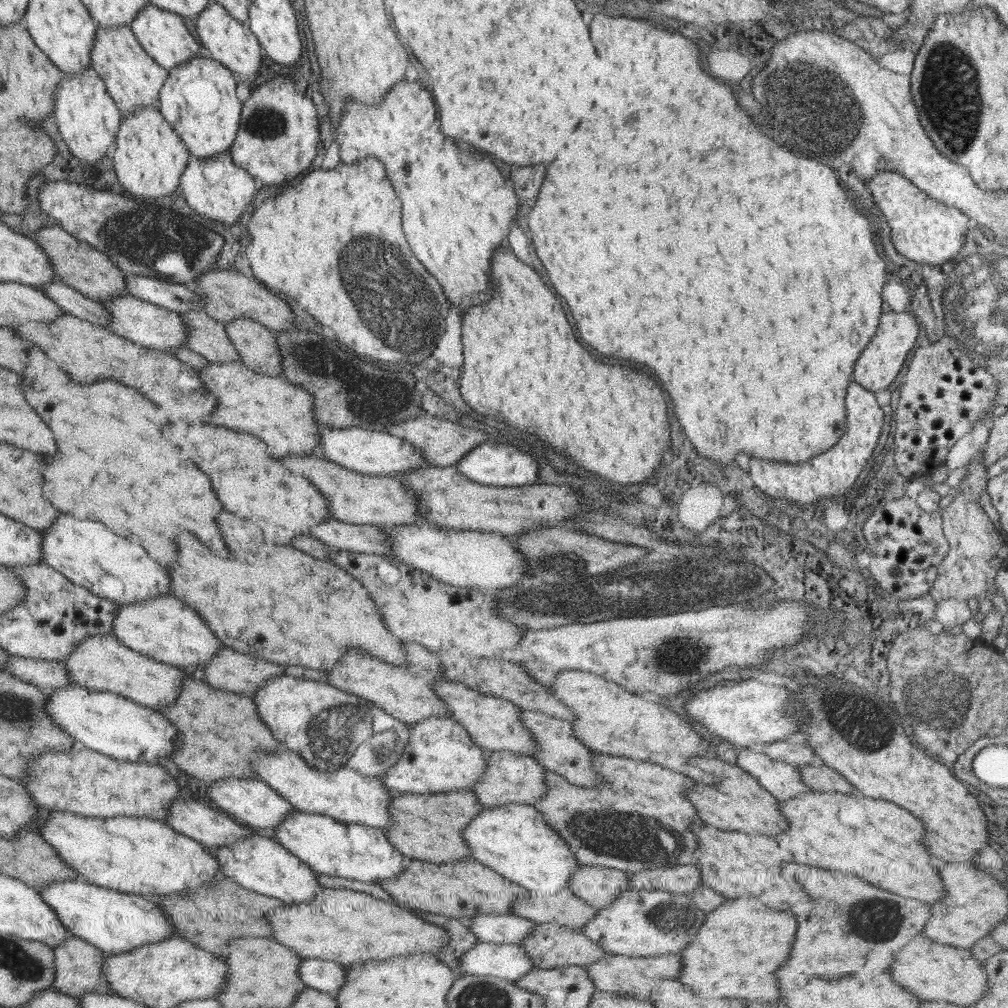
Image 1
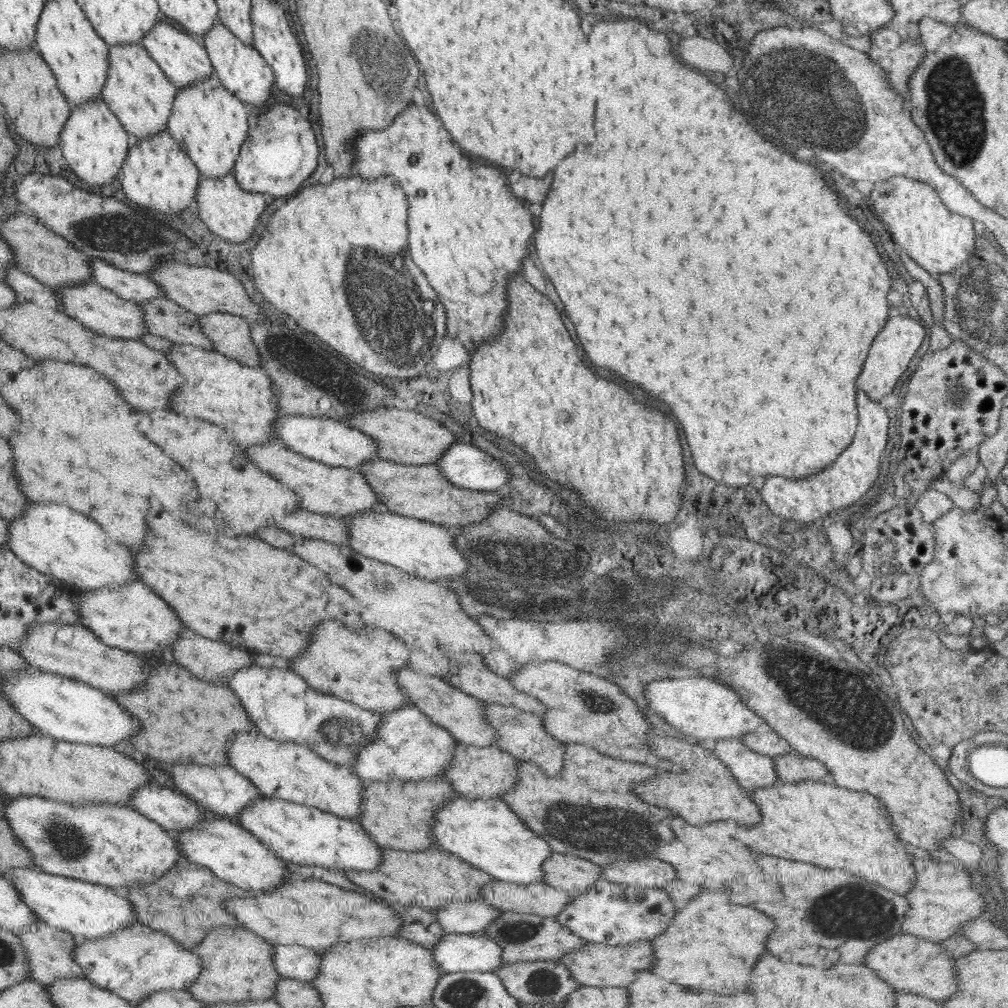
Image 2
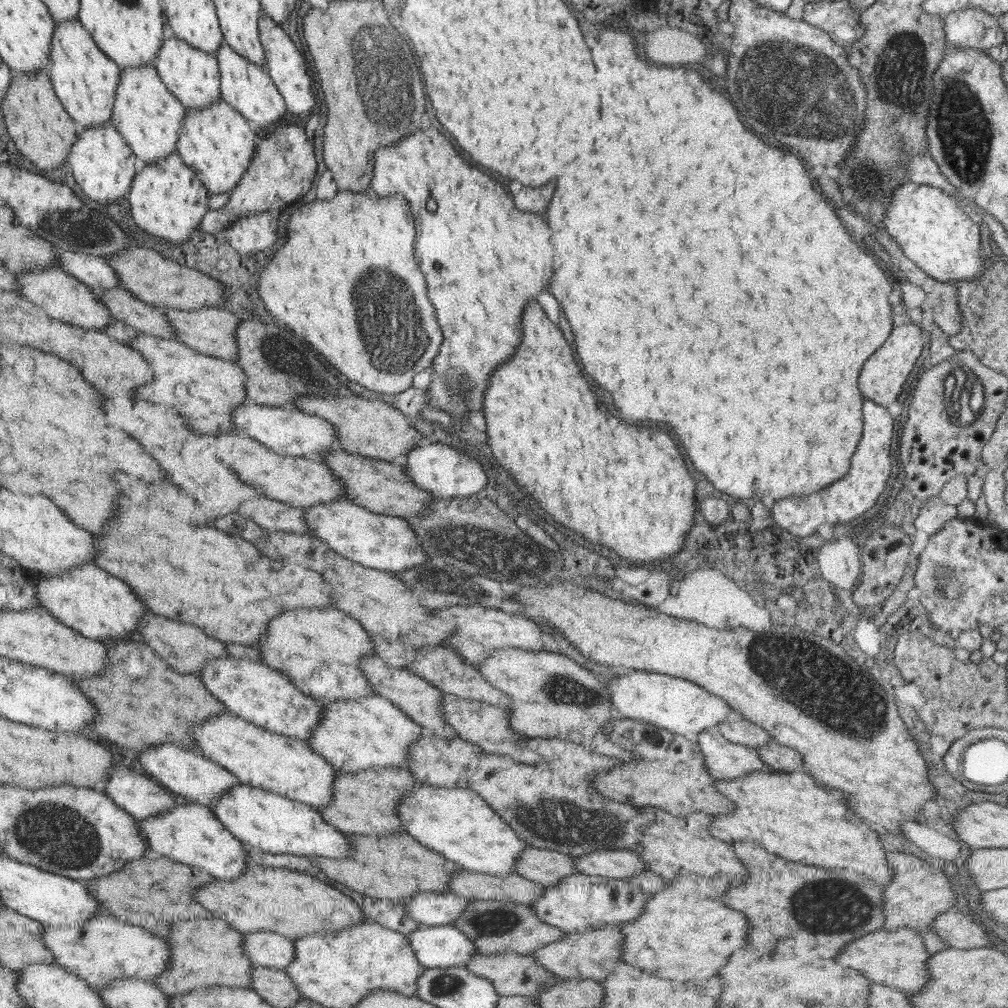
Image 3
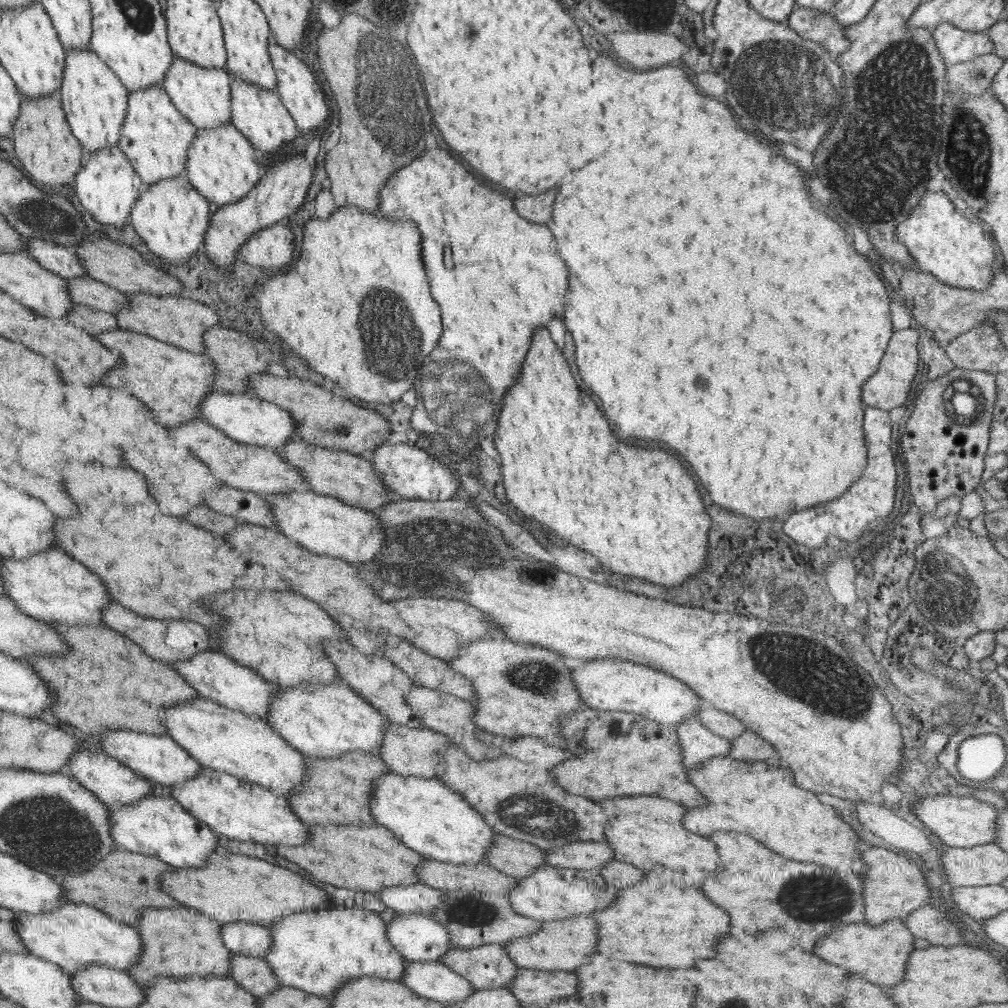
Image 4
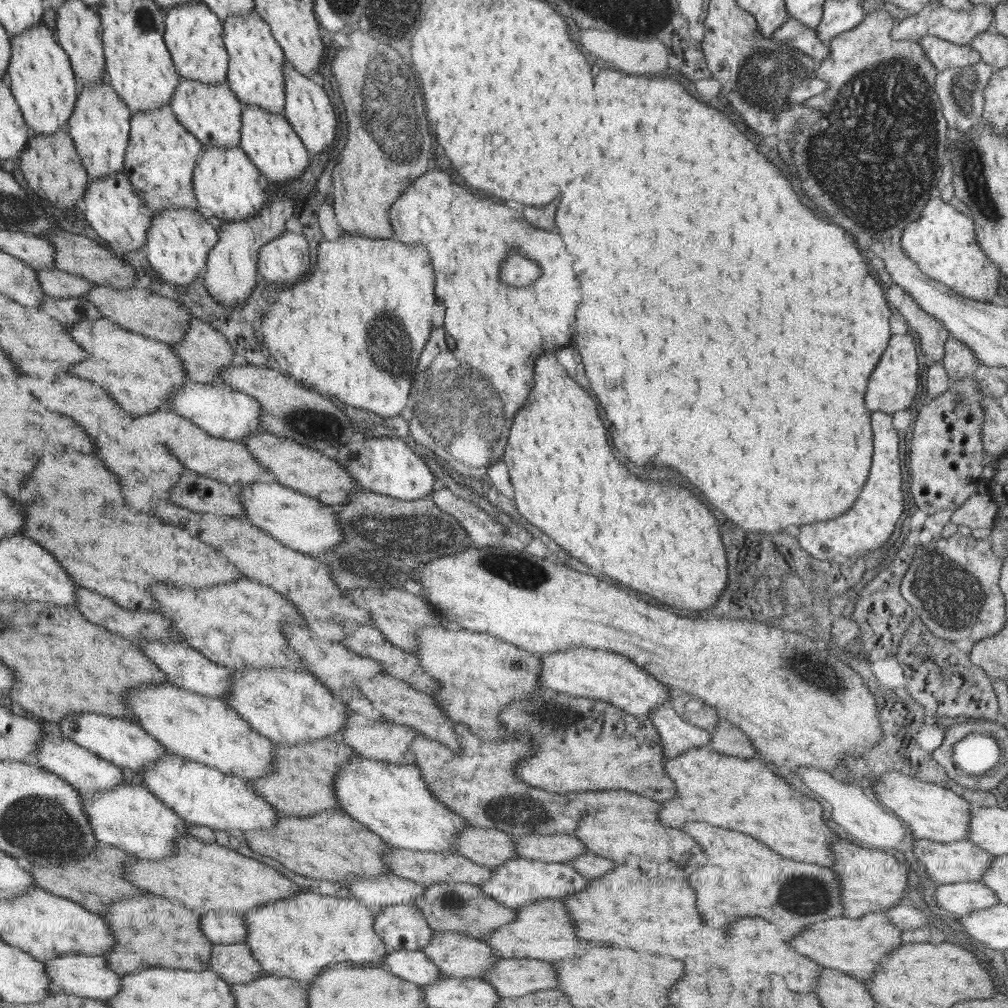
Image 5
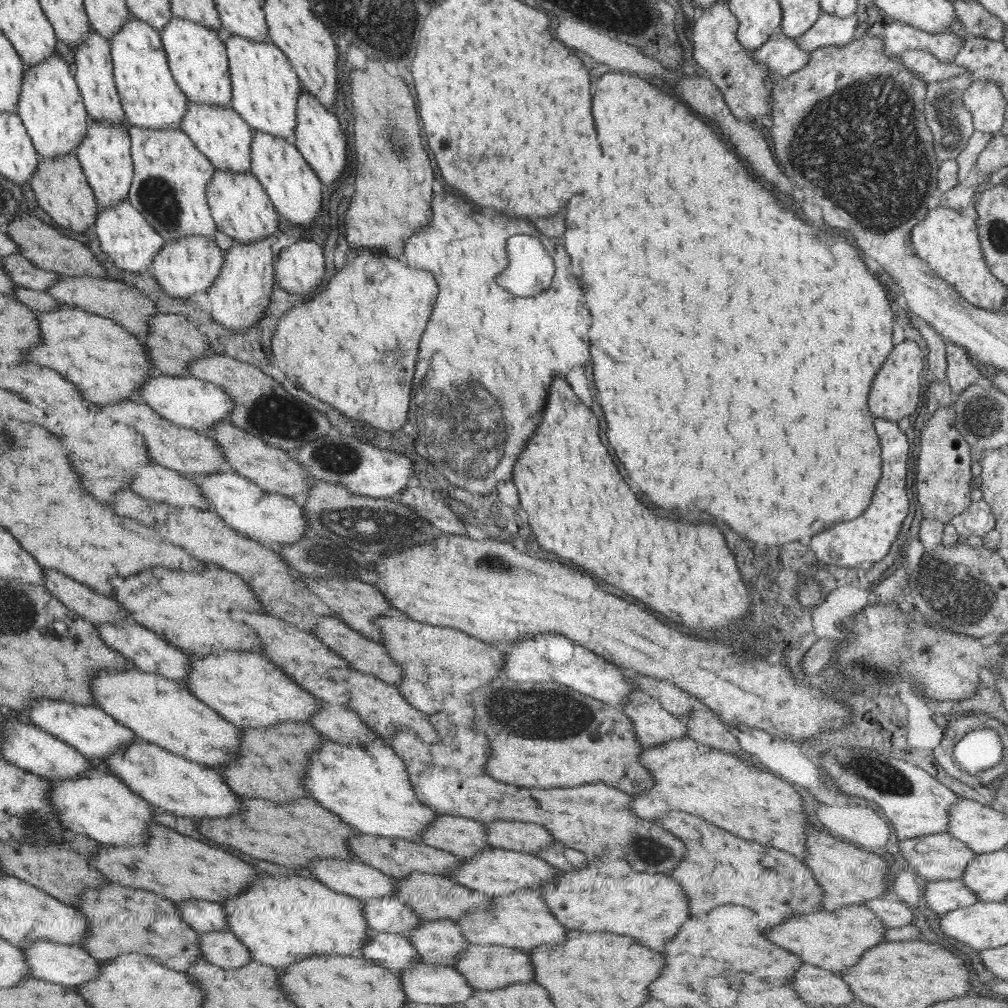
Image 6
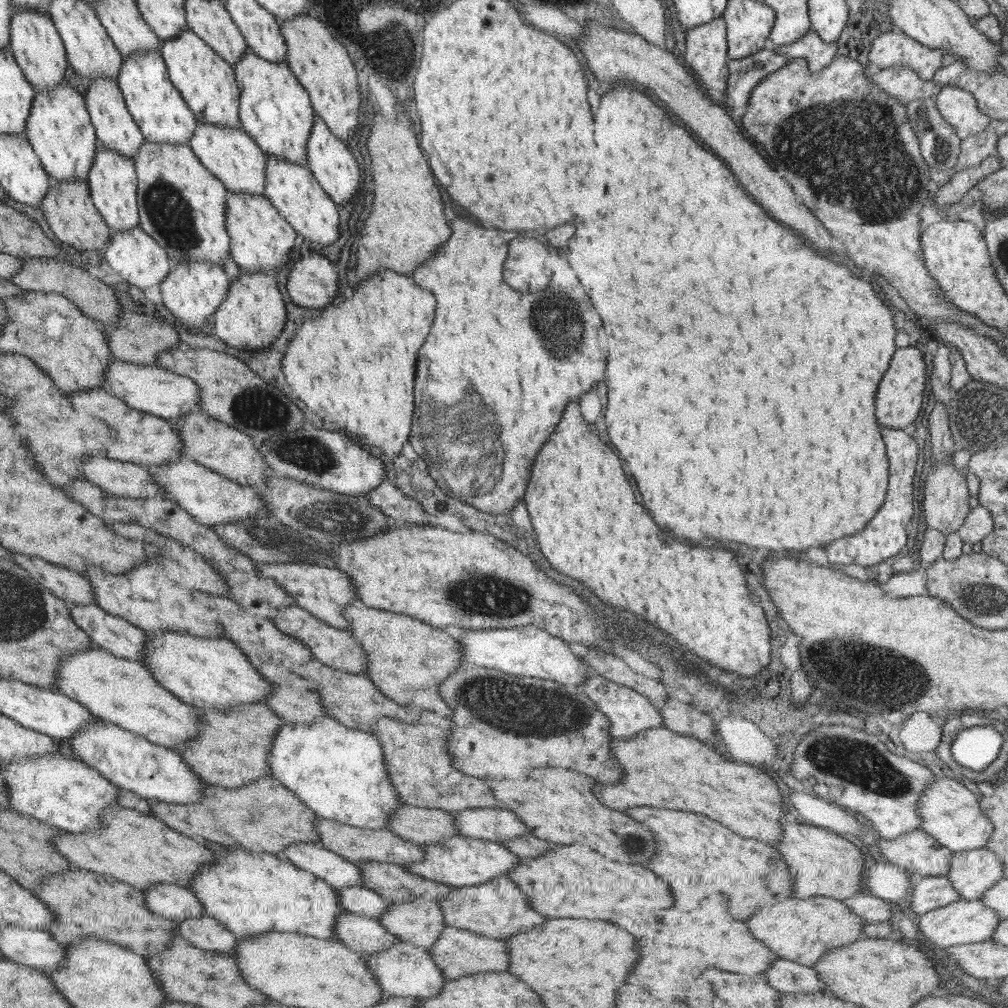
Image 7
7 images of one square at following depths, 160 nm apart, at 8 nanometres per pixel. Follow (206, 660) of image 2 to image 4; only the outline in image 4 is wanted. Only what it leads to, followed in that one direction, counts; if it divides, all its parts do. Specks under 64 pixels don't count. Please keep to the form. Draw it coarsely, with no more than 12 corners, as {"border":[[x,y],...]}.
{"border":[[116,601],[103,608],[112,630],[173,666],[210,650],[191,620],[153,620]]}

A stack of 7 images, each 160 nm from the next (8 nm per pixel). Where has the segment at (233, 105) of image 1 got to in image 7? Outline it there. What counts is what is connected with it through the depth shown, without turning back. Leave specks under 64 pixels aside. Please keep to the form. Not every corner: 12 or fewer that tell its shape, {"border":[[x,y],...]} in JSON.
{"border":[[228,192],[240,271],[292,262],[296,232],[265,195]]}

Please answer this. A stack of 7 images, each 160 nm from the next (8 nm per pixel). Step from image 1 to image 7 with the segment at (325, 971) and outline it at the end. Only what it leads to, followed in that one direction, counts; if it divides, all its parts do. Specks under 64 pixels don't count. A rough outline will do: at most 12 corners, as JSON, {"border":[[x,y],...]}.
{"border":[[158,883],[146,889],[146,908],[175,922],[204,916],[188,887]]}

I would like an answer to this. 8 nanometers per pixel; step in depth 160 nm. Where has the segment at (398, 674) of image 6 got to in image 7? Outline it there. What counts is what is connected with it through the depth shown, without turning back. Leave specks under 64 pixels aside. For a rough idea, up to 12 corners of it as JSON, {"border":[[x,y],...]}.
{"border":[[297,604],[272,622],[300,639],[330,670],[369,670],[367,652],[347,629]]}

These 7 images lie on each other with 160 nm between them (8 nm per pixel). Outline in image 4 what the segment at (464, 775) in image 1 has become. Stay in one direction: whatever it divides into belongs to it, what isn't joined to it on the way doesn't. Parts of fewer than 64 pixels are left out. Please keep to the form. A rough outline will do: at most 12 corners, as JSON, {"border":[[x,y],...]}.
{"border":[[337,682],[278,686],[266,722],[304,755],[378,754],[391,721]]}

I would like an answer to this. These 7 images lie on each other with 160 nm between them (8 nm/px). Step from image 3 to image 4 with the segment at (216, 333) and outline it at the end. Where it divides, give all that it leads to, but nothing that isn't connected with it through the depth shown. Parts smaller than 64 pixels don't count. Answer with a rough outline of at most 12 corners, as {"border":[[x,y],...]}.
{"border":[[132,294],[120,329],[194,354],[219,314],[183,295]]}

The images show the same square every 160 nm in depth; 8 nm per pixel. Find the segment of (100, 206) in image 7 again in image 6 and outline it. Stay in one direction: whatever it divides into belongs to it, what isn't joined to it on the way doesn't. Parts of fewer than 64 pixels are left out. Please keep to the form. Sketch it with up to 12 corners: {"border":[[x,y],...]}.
{"border":[[88,122],[75,150],[99,205],[129,196],[132,138]]}

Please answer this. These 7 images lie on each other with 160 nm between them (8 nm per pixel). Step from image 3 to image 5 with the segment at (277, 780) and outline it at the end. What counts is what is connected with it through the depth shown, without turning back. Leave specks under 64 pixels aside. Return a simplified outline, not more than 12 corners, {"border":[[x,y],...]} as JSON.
{"border":[[166,682],[127,694],[172,754],[247,781],[274,742],[222,699]]}

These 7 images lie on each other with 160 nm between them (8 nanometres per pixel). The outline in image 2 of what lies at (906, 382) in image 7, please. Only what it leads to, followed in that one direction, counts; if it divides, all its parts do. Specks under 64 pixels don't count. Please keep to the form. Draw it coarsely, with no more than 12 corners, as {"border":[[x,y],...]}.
{"border":[[888,317],[858,374],[879,403],[926,338],[918,321]]}

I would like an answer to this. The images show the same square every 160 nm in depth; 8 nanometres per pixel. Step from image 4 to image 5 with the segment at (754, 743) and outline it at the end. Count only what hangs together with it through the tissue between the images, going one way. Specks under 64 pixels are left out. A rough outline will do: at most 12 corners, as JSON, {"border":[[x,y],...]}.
{"border":[[724,718],[708,746],[750,759],[757,751],[747,734]]}

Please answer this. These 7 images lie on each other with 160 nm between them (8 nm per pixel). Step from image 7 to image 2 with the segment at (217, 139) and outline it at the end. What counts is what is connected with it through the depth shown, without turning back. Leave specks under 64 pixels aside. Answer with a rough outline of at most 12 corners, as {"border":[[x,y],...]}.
{"border":[[164,21],[142,37],[178,89],[214,75],[201,41]]}

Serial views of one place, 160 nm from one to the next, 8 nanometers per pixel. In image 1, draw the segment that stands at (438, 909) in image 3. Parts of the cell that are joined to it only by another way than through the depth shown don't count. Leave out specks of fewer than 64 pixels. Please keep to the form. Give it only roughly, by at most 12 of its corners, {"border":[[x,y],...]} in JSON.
{"border":[[512,914],[463,921],[481,942],[519,945],[536,927]]}

